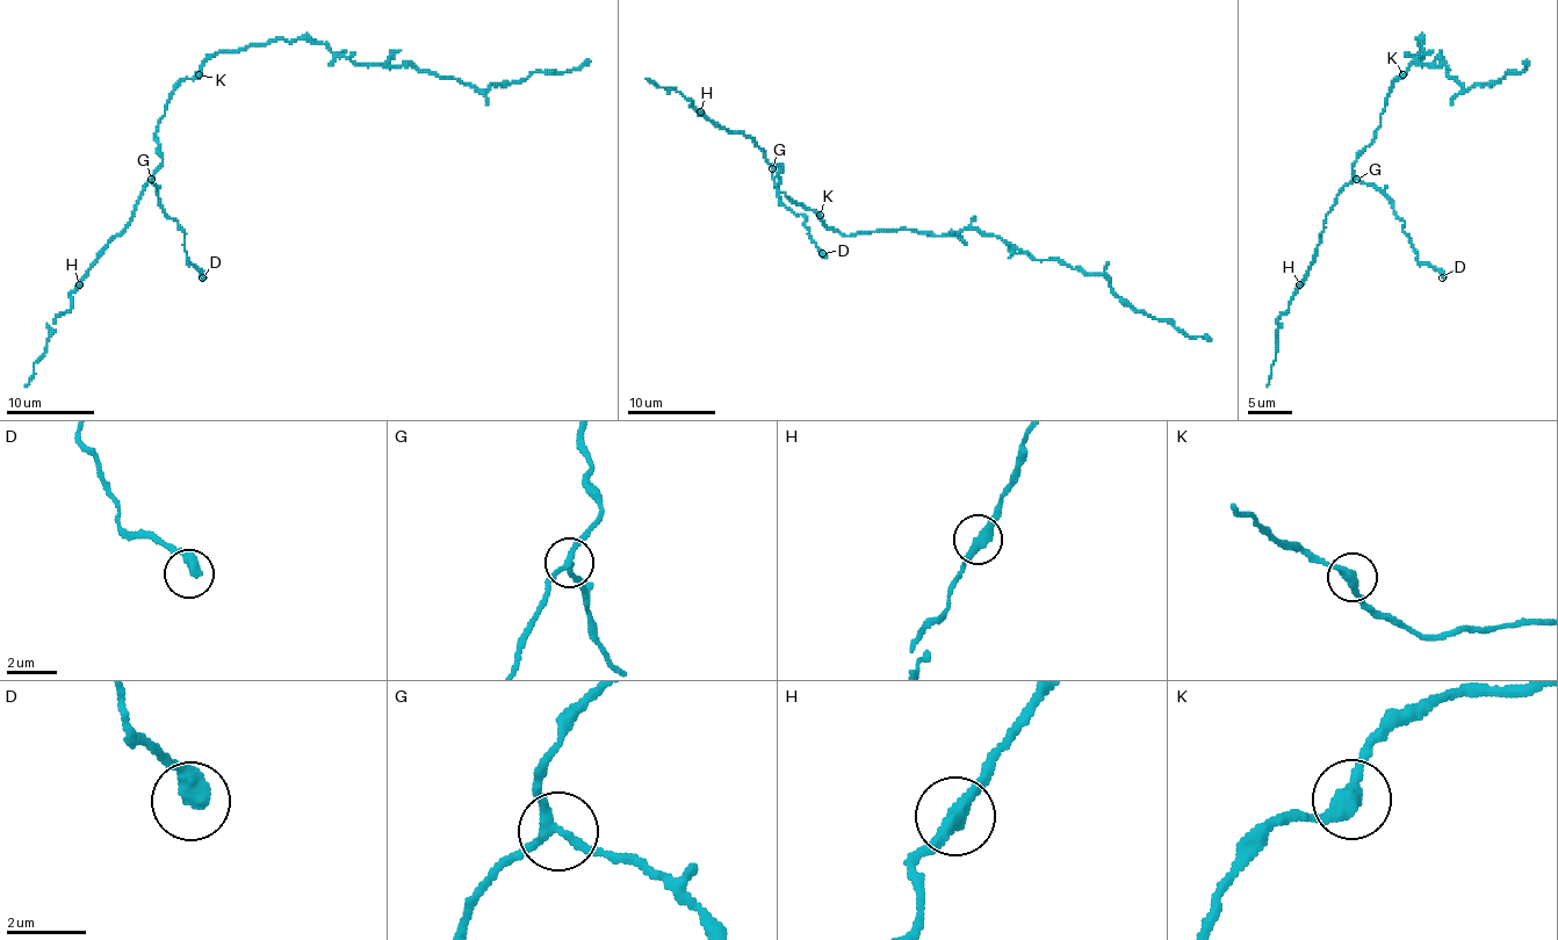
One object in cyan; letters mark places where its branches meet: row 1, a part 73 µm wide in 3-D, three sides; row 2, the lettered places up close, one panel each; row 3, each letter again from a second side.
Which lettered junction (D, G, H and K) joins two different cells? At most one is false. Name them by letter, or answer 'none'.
K

